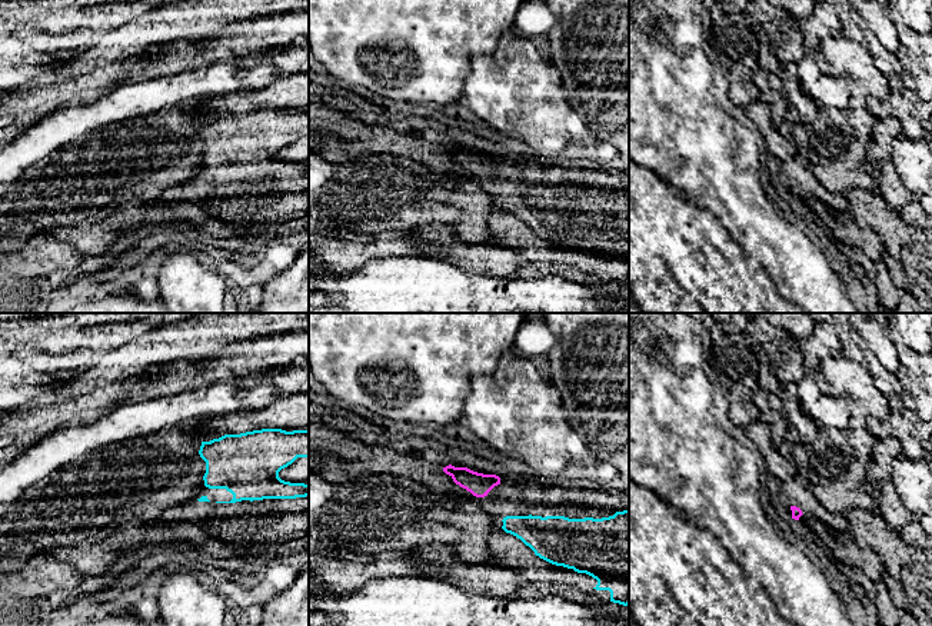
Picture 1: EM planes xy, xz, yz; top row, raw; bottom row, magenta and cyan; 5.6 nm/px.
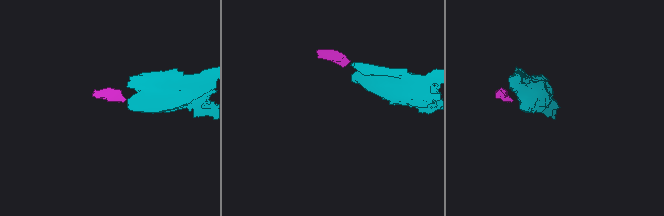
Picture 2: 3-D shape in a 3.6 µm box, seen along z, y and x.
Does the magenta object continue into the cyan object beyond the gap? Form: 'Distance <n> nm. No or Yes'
Distance 160 nm. Yes

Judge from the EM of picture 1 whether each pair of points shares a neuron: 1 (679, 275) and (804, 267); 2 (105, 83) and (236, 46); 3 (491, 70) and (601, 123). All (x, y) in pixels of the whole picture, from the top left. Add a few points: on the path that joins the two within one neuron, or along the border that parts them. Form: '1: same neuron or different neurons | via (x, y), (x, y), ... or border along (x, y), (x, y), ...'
1: different neurons | border along (739, 249), (766, 272), (776, 290), (785, 297)
2: same neuron | via (137, 75), (163, 67), (180, 50), (203, 50)
3: different neurons | border along (566, 97), (575, 109)

